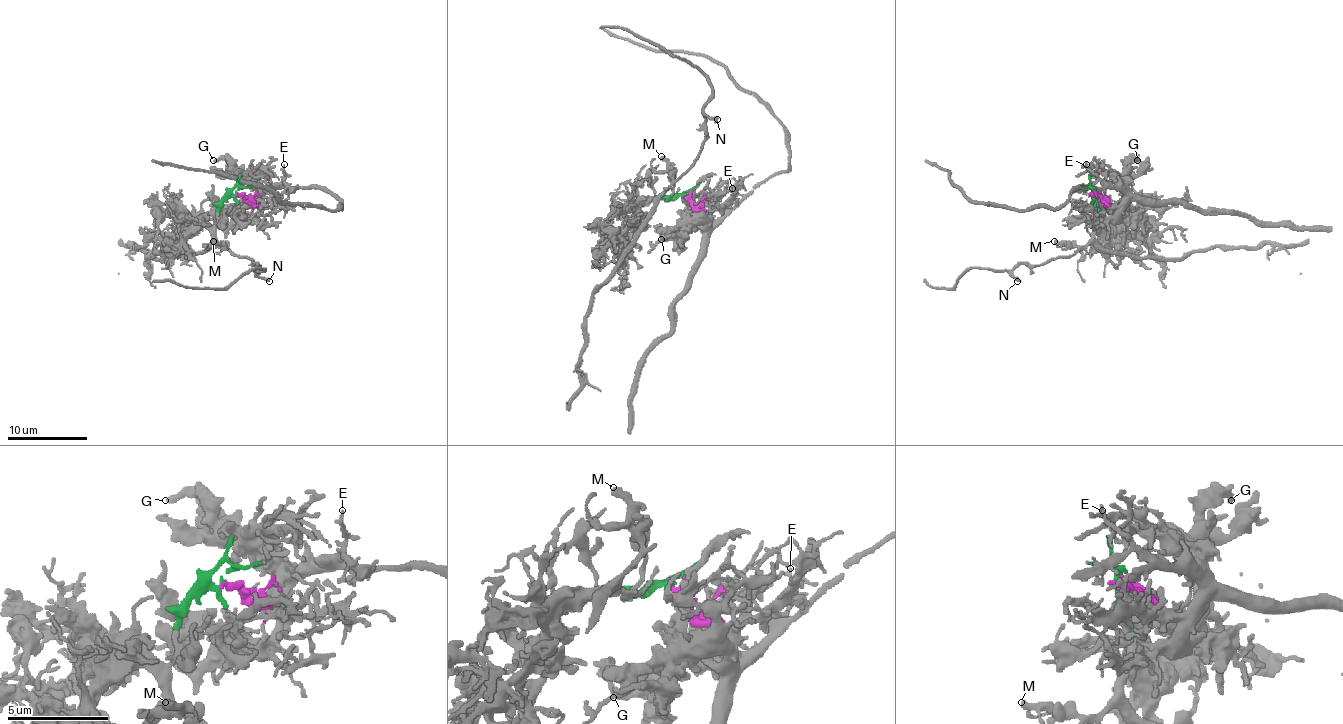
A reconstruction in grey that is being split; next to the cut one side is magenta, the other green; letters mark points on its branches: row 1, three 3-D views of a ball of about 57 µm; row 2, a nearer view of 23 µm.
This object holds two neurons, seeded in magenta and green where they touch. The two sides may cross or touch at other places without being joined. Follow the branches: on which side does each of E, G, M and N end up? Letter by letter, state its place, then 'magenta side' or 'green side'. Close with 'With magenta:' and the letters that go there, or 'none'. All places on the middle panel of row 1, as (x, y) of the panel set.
E: at (732, 188); magenta side
G: at (661, 239); magenta side
M: at (661, 156); green side
N: at (717, 119); green side
With magenta: E, G

